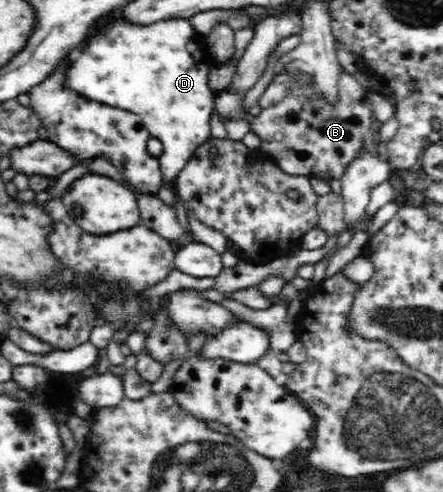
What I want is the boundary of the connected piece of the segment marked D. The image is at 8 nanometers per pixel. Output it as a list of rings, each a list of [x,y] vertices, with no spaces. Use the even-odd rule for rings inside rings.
[[[189,18],[157,21],[145,27],[132,26],[122,19],[108,19],[108,23],[98,27],[96,35],[89,37],[73,54],[70,65],[63,71],[63,87],[87,100],[136,113],[151,137],[162,142],[163,150],[158,157],[161,173],[164,179],[174,181],[194,150],[212,137],[210,120],[214,113],[216,93],[207,84],[207,63],[211,55],[205,49],[204,38],[190,25]]]

